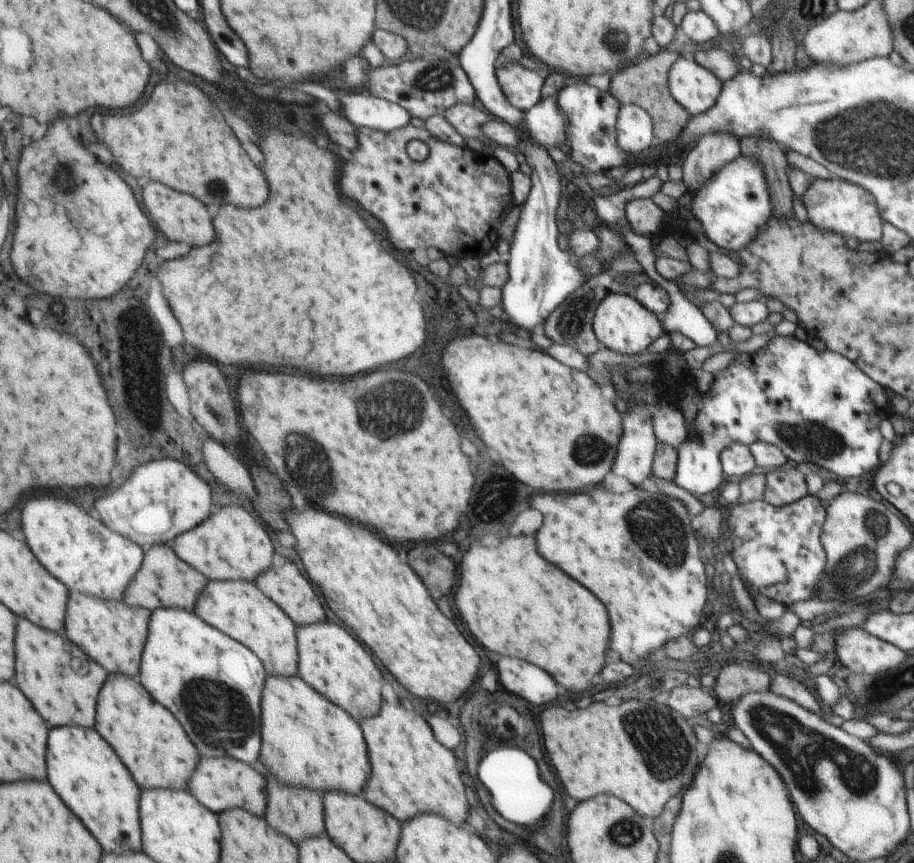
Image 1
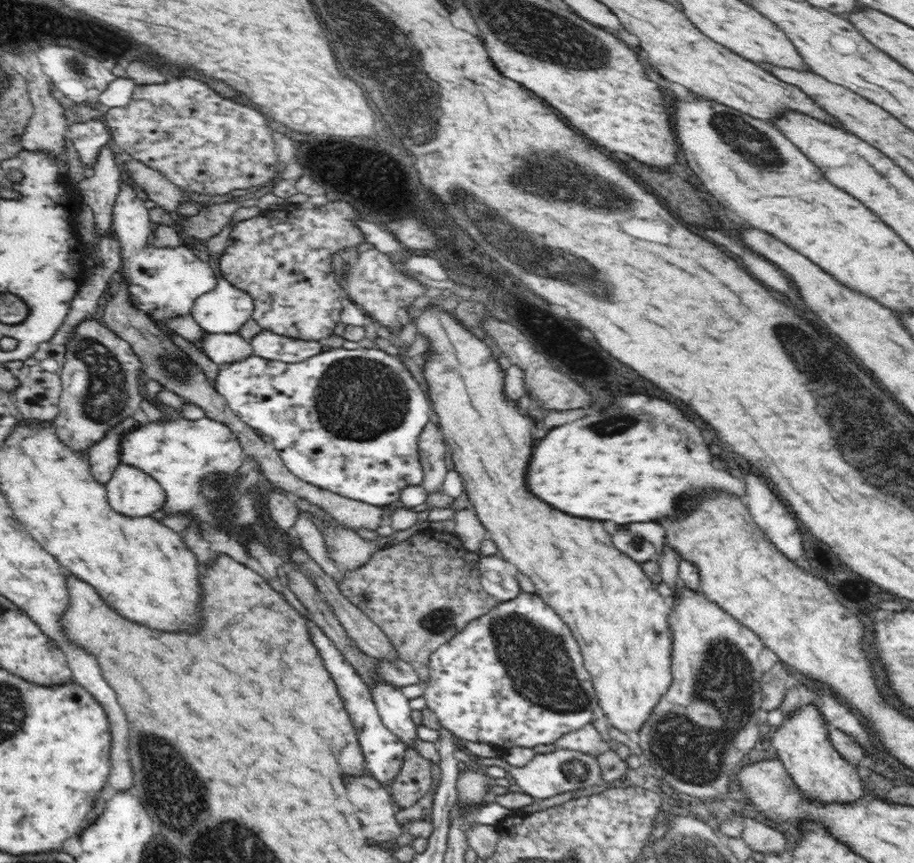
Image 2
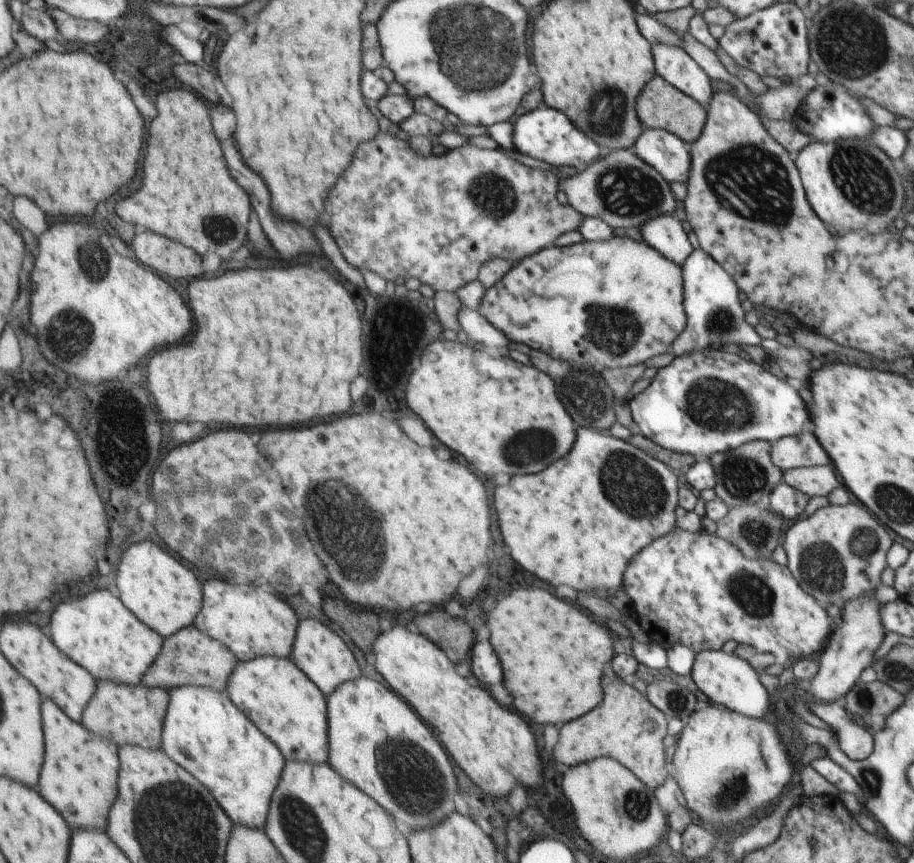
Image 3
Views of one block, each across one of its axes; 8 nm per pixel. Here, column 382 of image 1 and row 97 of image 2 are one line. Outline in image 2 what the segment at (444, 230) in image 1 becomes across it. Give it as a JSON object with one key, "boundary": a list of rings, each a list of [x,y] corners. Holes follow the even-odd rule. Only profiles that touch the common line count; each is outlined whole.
{"boundary":[[[178,77],[160,84],[137,85],[127,105],[105,109],[102,119],[109,128],[114,147],[124,149],[133,159],[160,171],[186,192],[214,196],[262,186],[280,166],[281,156],[277,154],[266,118],[258,110],[252,110],[252,106],[224,98],[207,83],[194,78]]]}

